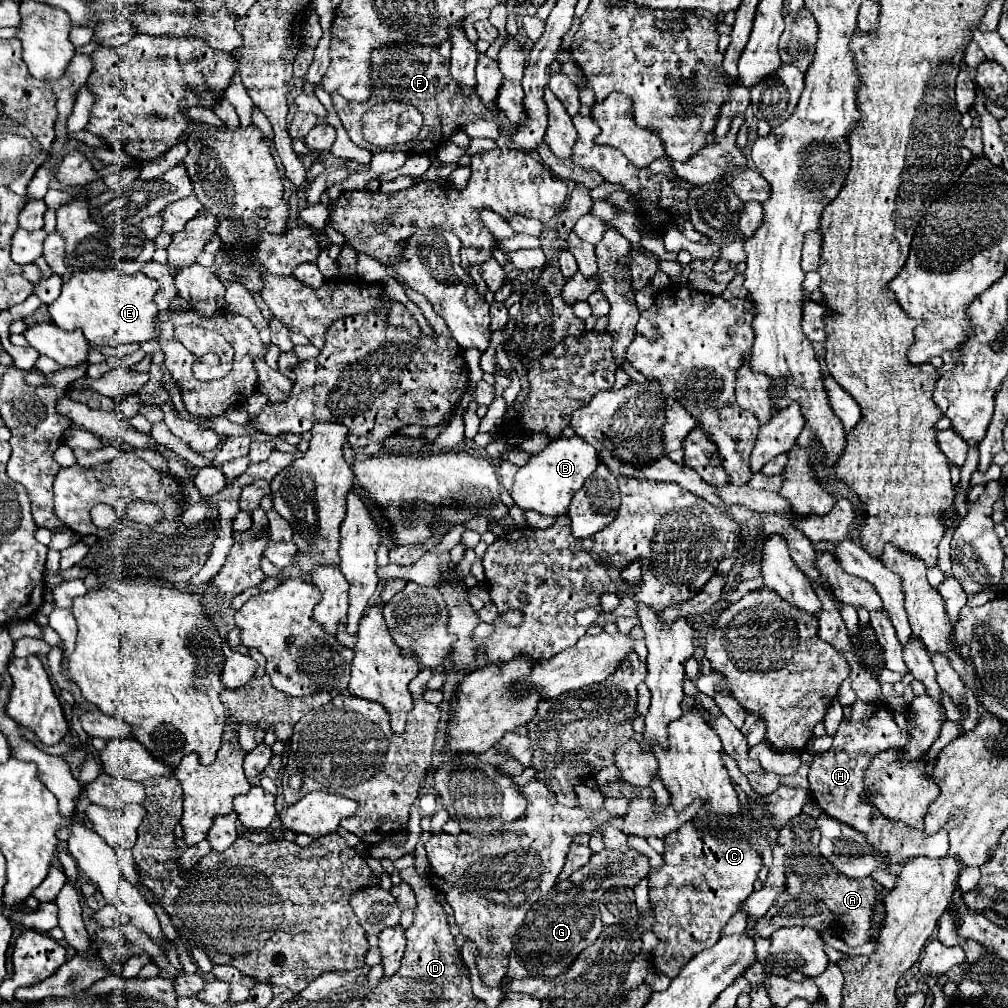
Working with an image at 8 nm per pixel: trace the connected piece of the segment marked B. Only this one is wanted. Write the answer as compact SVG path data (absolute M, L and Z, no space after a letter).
M580 436L560 438L550 442L540 454L532 456L526 466L522 466L516 474L512 498L514 504L522 510L536 510L546 516L560 516L568 512L572 496L582 488L582 484L592 476L598 466L598 454L592 444L582 440Z

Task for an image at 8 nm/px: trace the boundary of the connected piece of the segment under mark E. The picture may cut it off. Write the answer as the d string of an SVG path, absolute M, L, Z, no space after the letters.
M80 270L70 276L68 282L64 282L62 294L52 304L48 304L48 314L52 322L64 330L80 328L90 344L142 344L154 340L152 320L158 312L154 302L156 290L158 282L142 272L128 276L118 270Z

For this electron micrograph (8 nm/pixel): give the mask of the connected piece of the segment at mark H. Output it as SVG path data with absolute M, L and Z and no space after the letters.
M854 702L850 706L852 716L840 722L840 728L834 734L834 744L826 752L816 752L812 758L812 766L808 772L808 782L814 794L814 800L822 806L822 810L840 820L848 826L866 834L866 838L880 850L880 854L888 856L892 862L900 862L904 858L926 856L926 858L942 858L948 856L948 834L940 830L938 834L930 836L920 830L908 828L908 824L900 820L890 820L872 808L864 796L864 776L868 764L874 756L882 750L902 748L908 744L910 736L902 730L896 720L892 718L892 710L884 704L870 704L870 702Z

